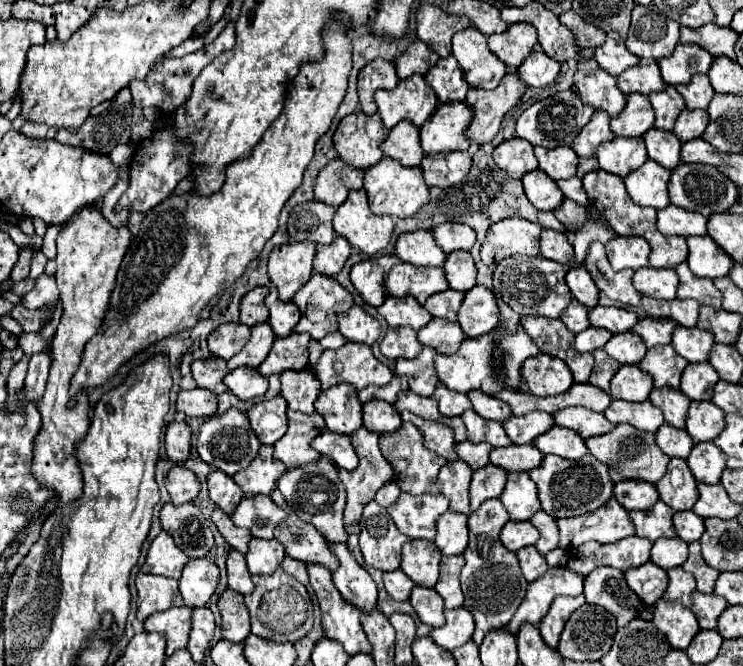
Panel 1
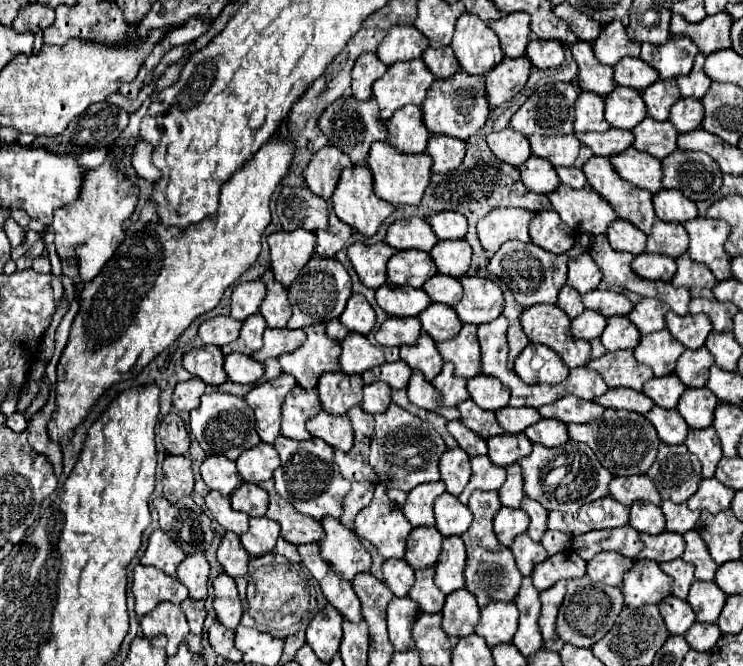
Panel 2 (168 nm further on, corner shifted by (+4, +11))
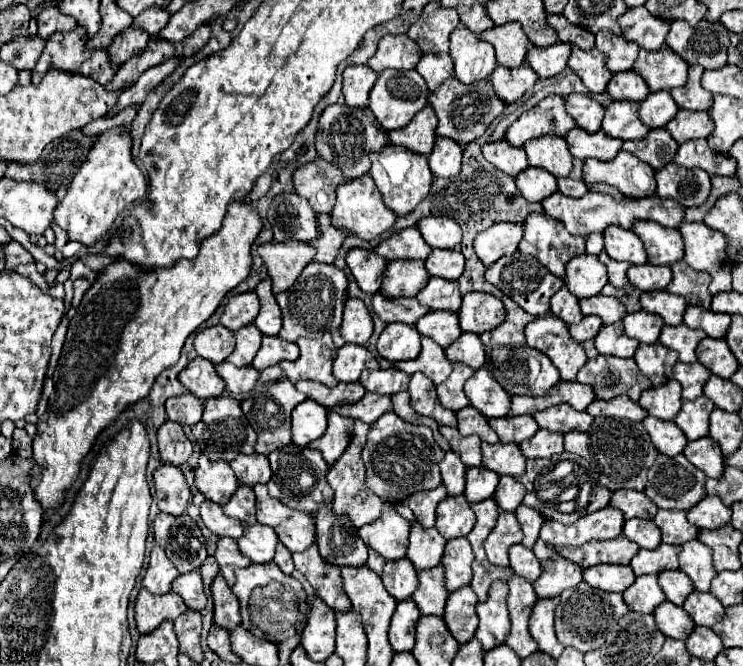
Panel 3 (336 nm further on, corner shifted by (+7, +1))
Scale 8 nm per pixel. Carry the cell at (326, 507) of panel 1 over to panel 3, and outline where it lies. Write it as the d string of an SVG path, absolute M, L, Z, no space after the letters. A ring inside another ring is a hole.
M289 444L289 446L269 454L269 462L271 462L273 476L267 486L269 486L269 494L273 498L281 500L289 508L305 510L311 516L319 510L319 506L327 506L327 508L333 506L333 490L327 482L329 464L323 460L323 456L317 450L299 448L299 446Z

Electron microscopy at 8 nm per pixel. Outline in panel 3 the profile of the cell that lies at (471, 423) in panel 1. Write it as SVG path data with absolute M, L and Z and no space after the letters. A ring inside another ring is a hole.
M467 406L467 408L459 410L457 420L459 420L457 428L463 436L477 434L483 442L489 442L489 444L495 444L499 440L497 432L493 432L493 428L487 424L487 418L479 410L475 410L473 406Z

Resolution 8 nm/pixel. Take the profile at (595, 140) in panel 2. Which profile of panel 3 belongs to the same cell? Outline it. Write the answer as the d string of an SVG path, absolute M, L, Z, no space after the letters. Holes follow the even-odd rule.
M573 128L565 136L569 150L575 158L587 160L587 158L597 158L597 160L613 160L617 152L621 150L621 140L607 136L603 130L597 134L585 134L585 130Z

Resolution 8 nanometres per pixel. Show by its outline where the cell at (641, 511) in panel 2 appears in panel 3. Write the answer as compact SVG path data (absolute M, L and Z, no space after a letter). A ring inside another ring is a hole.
M643 518L625 520L623 534L639 548L655 550L661 544L661 530L657 530L657 524L653 520L643 520Z

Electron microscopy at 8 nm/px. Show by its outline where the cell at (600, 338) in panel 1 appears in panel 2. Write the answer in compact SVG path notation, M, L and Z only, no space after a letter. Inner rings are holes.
M584 310L580 316L572 320L572 336L592 340L598 338L606 328L606 318L600 316L600 312Z

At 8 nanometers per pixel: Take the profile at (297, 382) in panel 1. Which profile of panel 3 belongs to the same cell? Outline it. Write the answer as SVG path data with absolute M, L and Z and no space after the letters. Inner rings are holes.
M323 334L319 340L299 338L297 346L301 348L301 356L295 362L281 362L285 376L297 384L299 380L317 380L327 386L335 386L337 380L331 374L333 360L337 356L337 348L331 340L331 334Z

